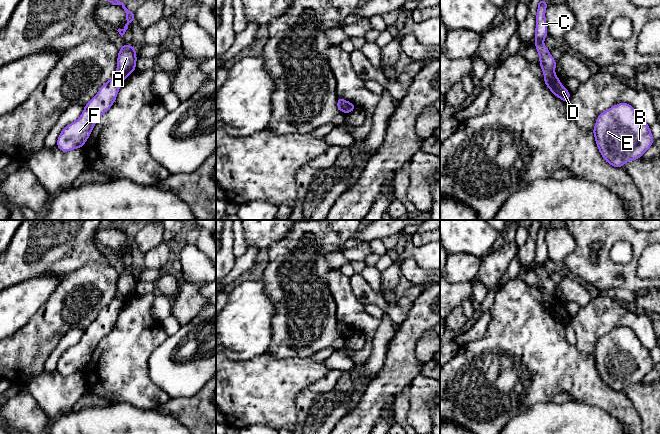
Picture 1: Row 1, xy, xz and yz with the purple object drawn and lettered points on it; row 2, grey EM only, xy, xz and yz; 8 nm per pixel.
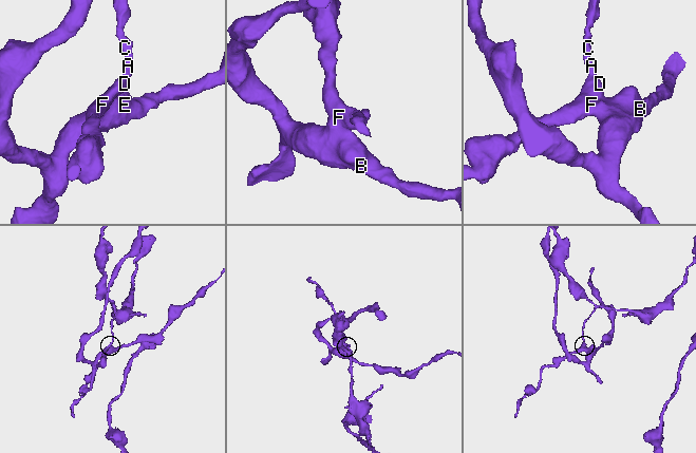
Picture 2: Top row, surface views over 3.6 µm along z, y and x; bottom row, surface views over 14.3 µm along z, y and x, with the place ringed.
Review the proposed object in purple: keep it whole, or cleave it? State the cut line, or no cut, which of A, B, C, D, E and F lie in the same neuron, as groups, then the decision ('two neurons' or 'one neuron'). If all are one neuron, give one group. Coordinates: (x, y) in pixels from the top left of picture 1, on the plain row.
cut none; groups A B C D E F; one neuron

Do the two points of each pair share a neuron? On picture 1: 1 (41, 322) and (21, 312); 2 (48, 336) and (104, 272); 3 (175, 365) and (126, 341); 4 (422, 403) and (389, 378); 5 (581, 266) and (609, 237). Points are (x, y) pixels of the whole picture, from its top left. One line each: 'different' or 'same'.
1: different
2: same
3: different
4: different
5: same

